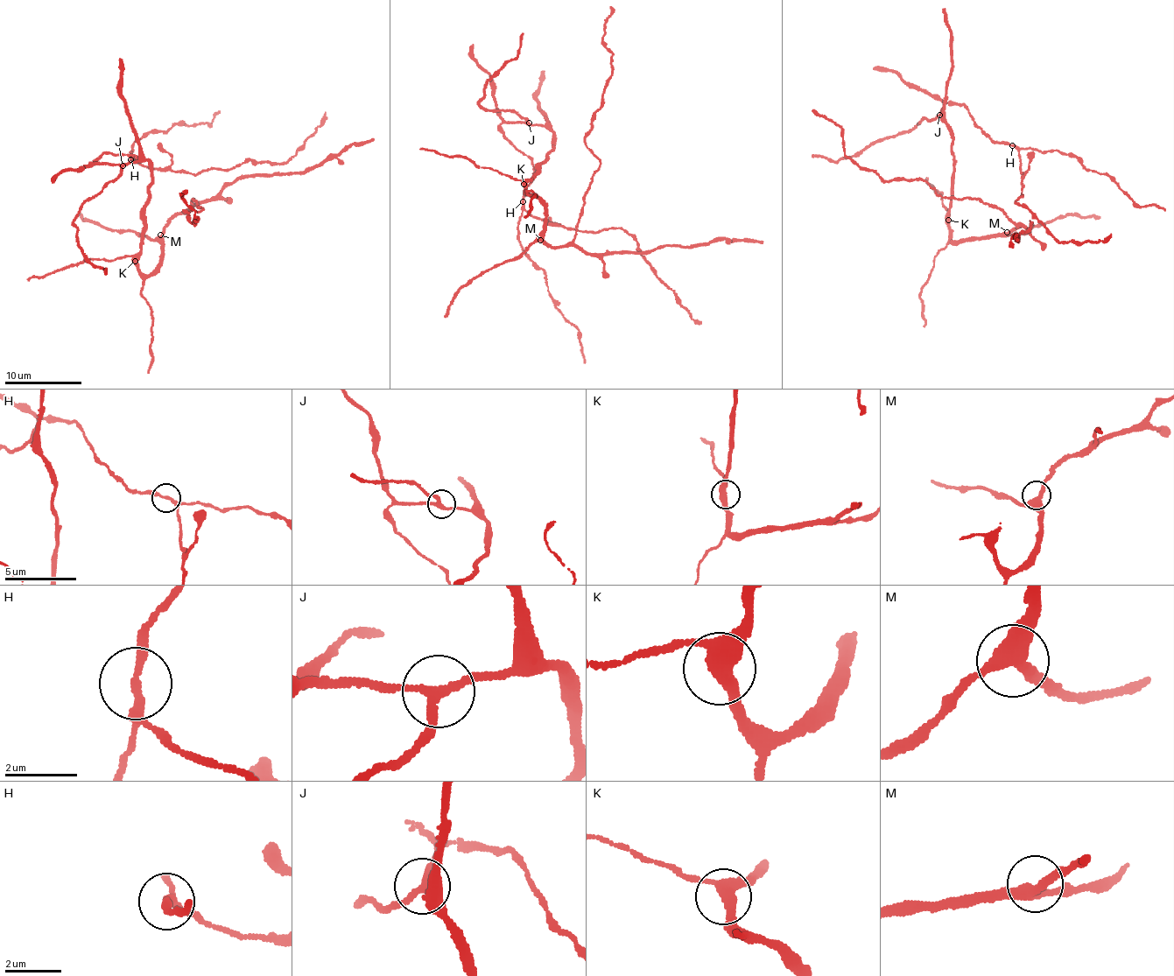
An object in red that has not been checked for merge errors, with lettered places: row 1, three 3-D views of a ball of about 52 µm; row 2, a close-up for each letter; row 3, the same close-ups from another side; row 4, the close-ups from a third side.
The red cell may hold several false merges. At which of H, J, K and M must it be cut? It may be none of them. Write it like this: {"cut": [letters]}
{"cut": []}

